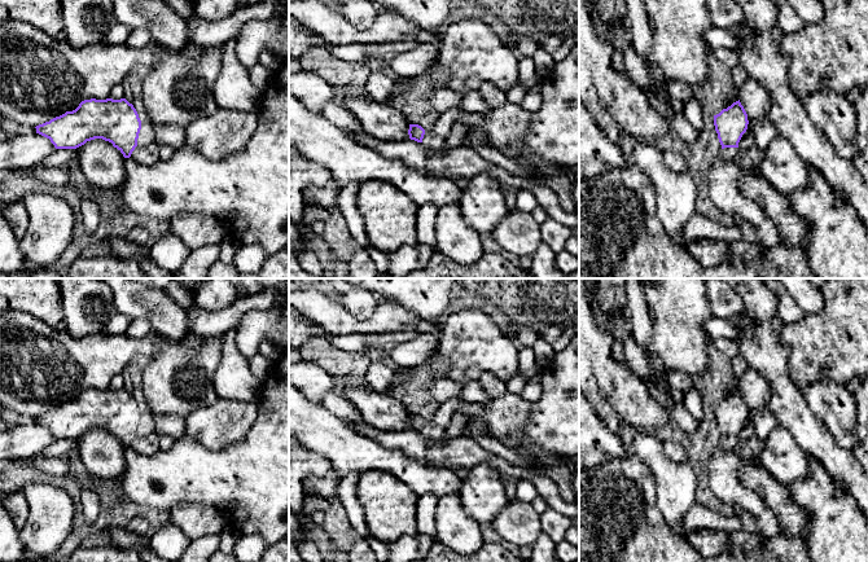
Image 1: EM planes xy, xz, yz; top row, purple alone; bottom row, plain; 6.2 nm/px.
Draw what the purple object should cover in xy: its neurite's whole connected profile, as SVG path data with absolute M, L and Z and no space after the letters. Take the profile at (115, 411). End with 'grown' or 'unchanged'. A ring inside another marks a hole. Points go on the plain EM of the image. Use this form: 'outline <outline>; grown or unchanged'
outline M126 388L84 390L75 400L66 401L35 418L36 423L49 429L56 439L76 439L87 431L102 429L111 433L124 448L131 447L143 455L154 455L159 451L159 436L155 431L144 436L137 435L141 410L133 395Z; grown

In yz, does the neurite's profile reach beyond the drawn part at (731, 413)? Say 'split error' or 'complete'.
split error

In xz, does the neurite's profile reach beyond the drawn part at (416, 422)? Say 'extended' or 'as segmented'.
extended

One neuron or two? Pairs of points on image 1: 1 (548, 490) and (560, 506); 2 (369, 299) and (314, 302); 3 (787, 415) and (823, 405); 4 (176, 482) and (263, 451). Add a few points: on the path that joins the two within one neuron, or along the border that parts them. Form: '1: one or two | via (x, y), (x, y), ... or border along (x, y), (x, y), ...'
1: one | via (551, 494), (557, 503)
2: two | border along (334, 295), (350, 312), (363, 319)
3: two | border along (803, 396), (809, 407), (829, 431)
4: one | via (198, 477), (229, 477), (235, 472), (241, 472)

